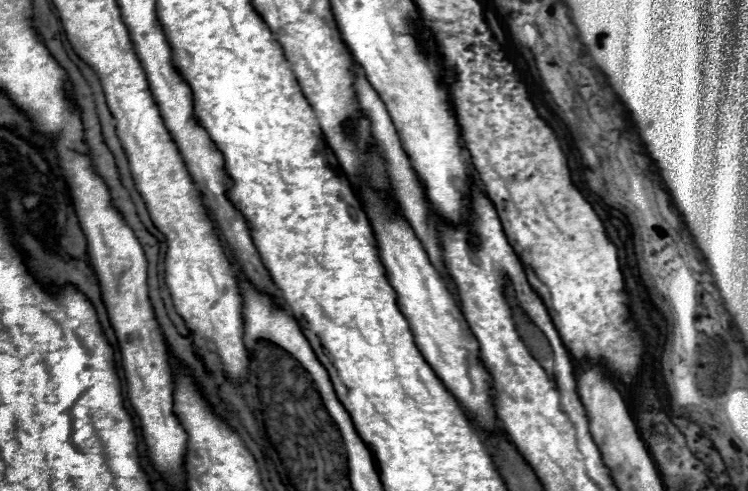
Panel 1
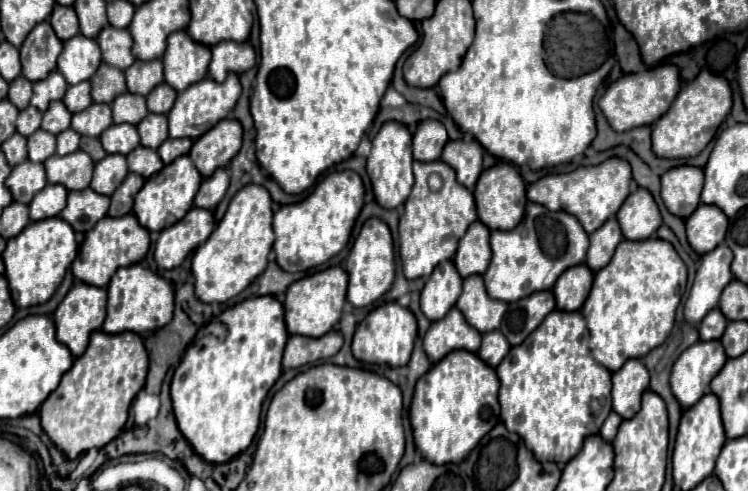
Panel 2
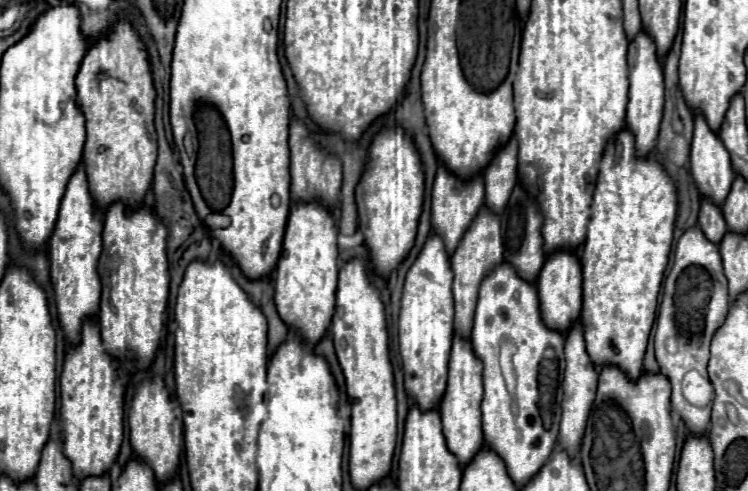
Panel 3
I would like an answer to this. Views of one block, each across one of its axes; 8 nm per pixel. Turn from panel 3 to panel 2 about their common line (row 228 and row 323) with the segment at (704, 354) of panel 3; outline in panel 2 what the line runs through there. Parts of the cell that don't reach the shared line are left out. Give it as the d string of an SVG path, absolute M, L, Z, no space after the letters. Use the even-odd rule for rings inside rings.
M720 244L716 250L702 256L694 284L684 304L684 318L688 324L698 326L710 310L718 308L720 294L732 280L730 264L732 250L726 244Z

